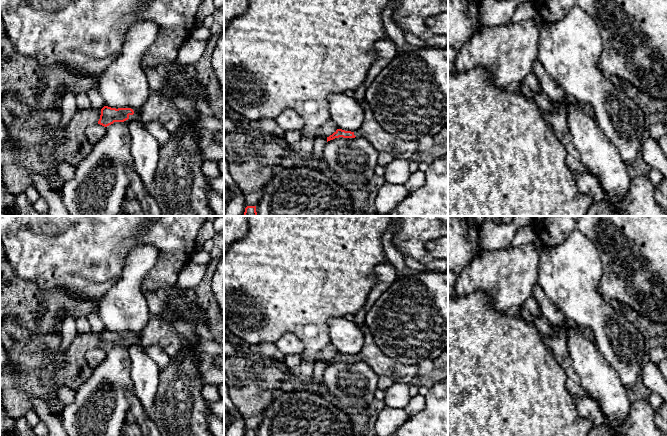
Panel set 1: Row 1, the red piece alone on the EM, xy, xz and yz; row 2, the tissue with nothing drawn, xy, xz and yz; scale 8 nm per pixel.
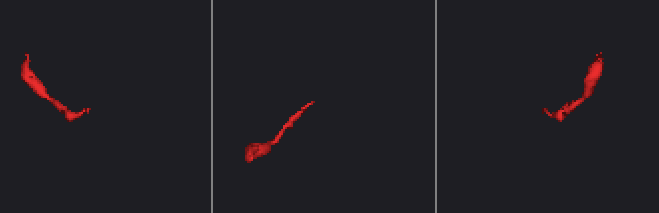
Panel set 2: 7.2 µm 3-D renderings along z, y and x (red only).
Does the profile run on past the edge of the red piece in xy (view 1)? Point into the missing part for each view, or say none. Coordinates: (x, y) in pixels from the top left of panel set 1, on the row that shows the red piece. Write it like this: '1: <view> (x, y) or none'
1: xy (157, 107)

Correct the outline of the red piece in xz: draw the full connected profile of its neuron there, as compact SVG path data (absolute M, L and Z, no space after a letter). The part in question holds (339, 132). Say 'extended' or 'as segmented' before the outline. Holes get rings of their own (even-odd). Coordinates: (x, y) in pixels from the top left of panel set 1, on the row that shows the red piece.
extended; M369 107L363 110L363 115L363 124L359 130L351 132L337 129L332 135L327 137L327 142L339 137L364 137L378 152L389 153L394 160L410 160L418 152L418 141L405 141L385 131L375 120Z

